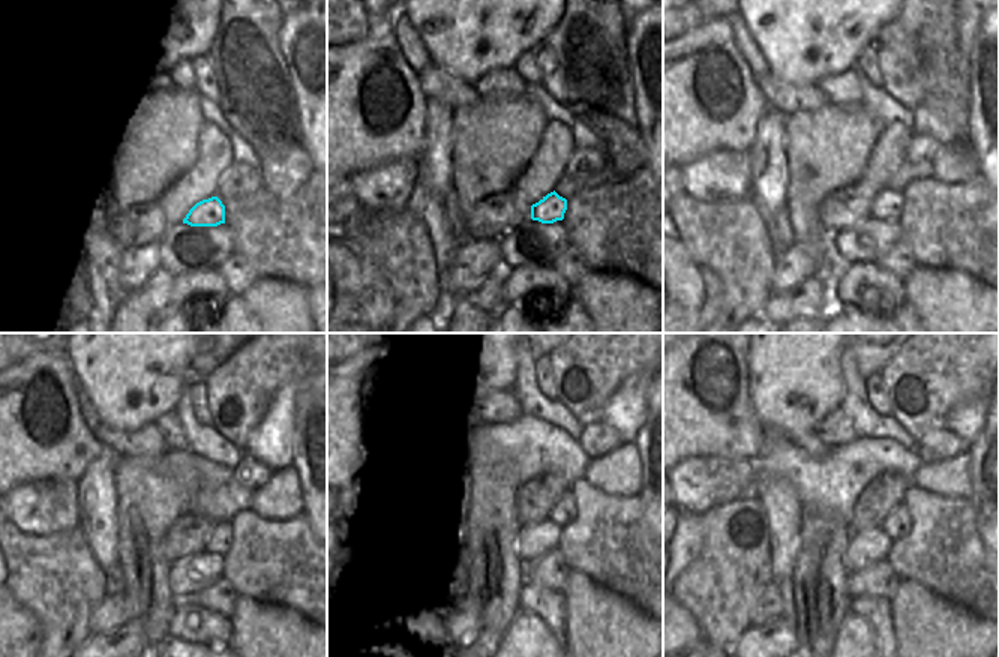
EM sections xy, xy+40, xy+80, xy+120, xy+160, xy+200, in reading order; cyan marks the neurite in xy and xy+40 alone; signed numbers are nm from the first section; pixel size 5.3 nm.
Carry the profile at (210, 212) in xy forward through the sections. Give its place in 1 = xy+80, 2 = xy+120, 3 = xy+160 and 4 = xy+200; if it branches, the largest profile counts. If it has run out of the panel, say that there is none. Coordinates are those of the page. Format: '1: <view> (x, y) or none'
1: xy+80 (888, 204)
2: xy+120 (218, 542)
3: xy+160 (564, 512)
4: xy+200 (897, 524)

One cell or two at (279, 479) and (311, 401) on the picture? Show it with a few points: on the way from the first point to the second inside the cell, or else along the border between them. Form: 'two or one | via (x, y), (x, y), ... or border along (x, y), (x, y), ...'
two | border along (291, 464), (303, 497)

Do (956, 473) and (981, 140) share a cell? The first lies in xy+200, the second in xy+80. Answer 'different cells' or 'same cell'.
different cells

